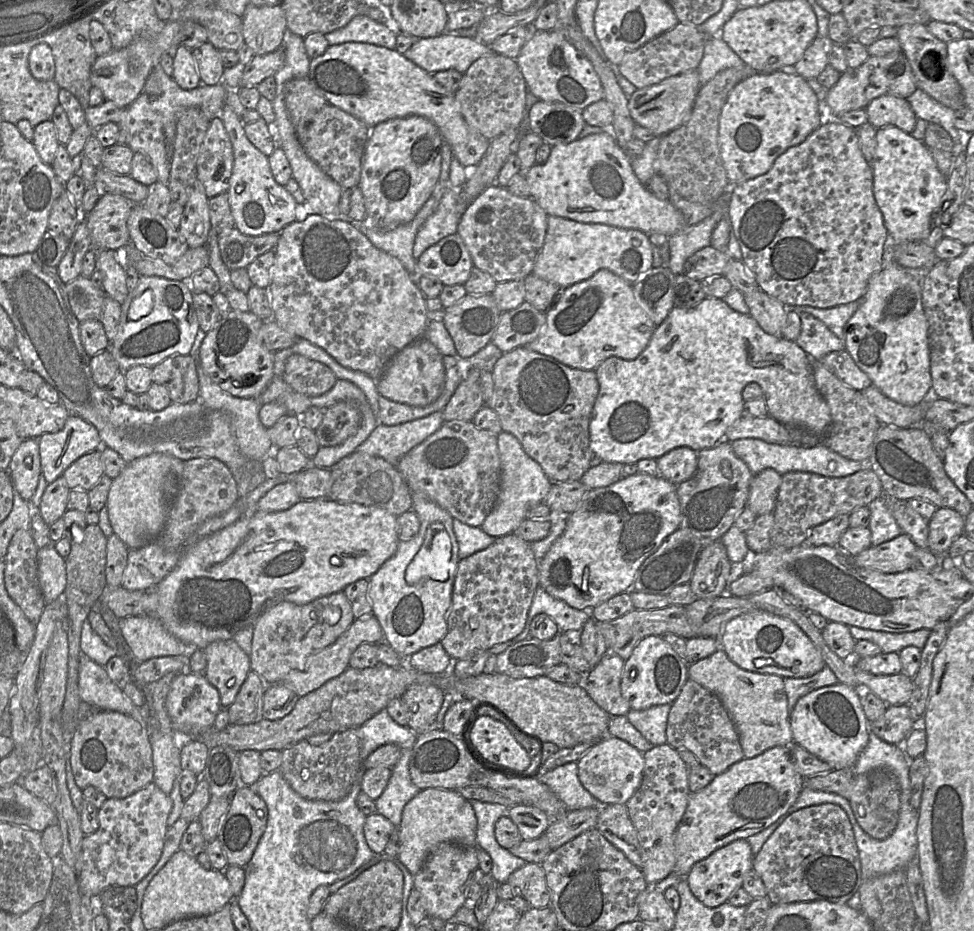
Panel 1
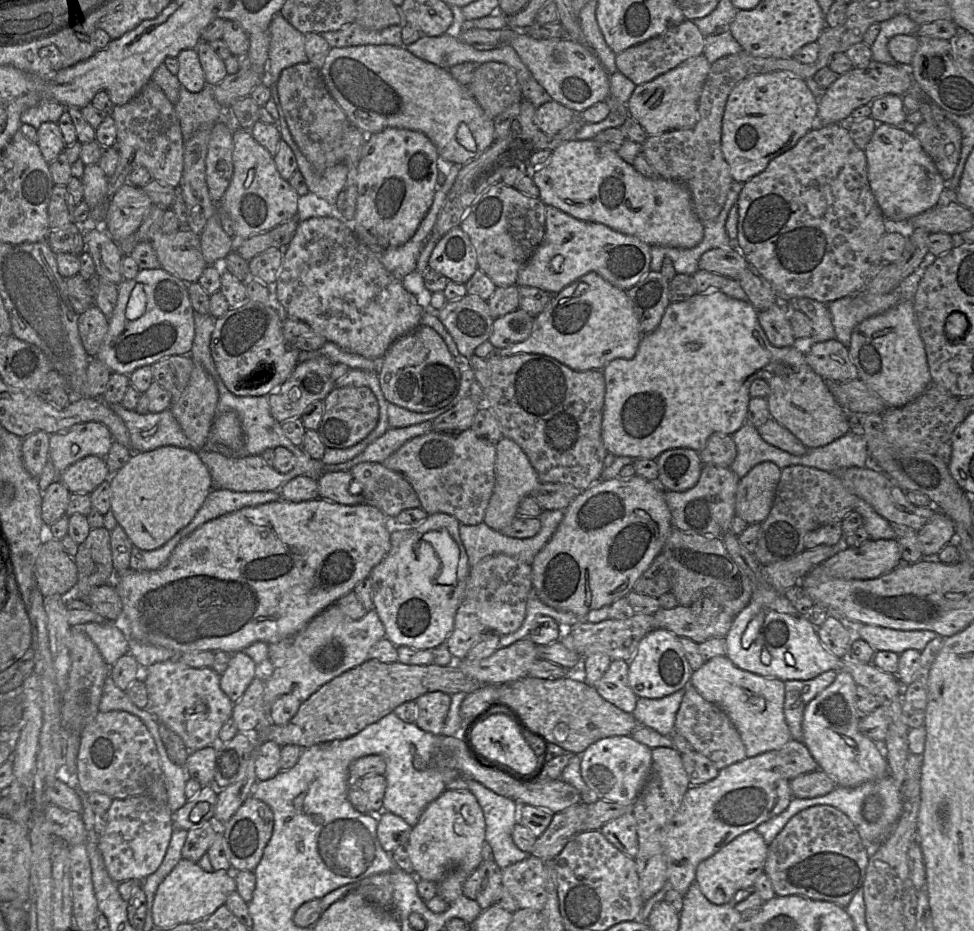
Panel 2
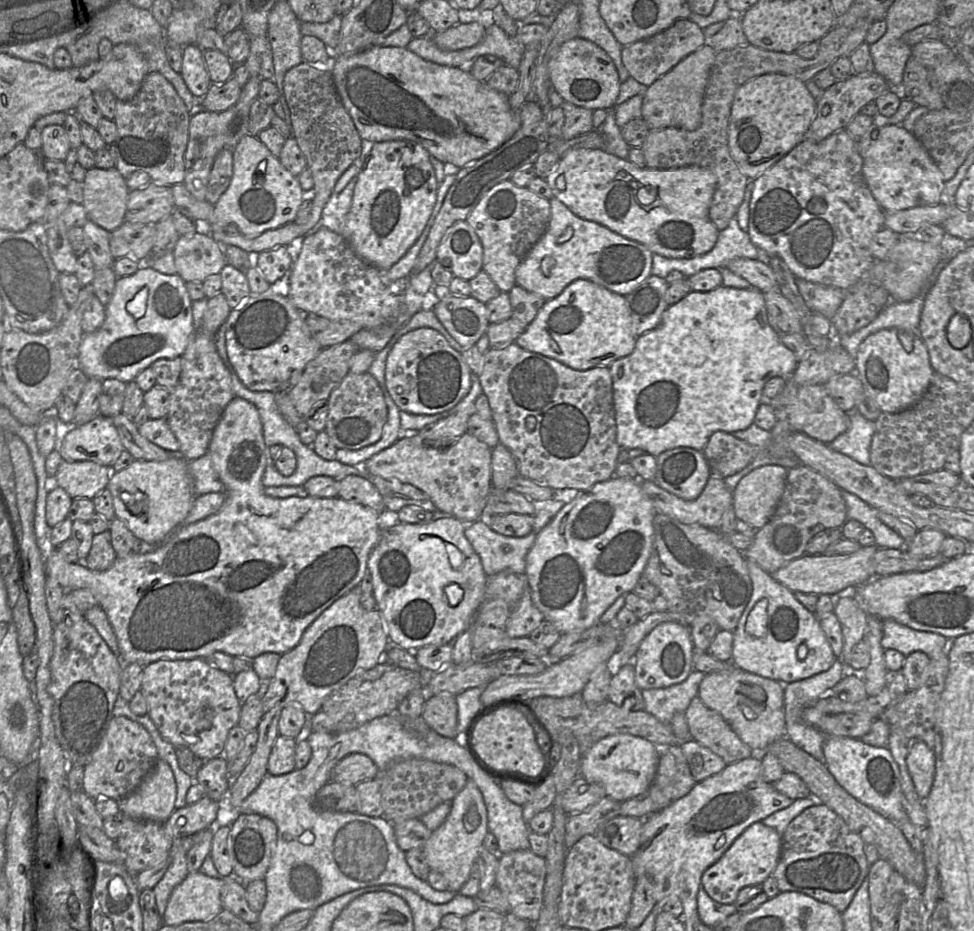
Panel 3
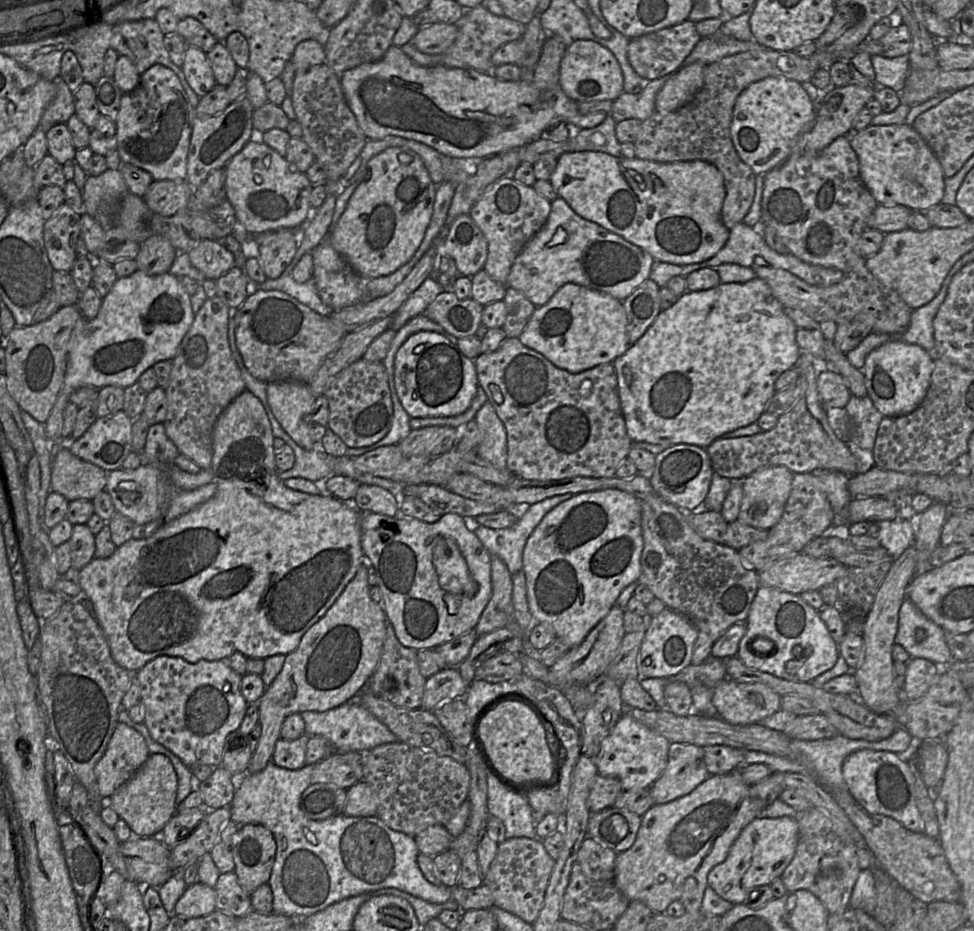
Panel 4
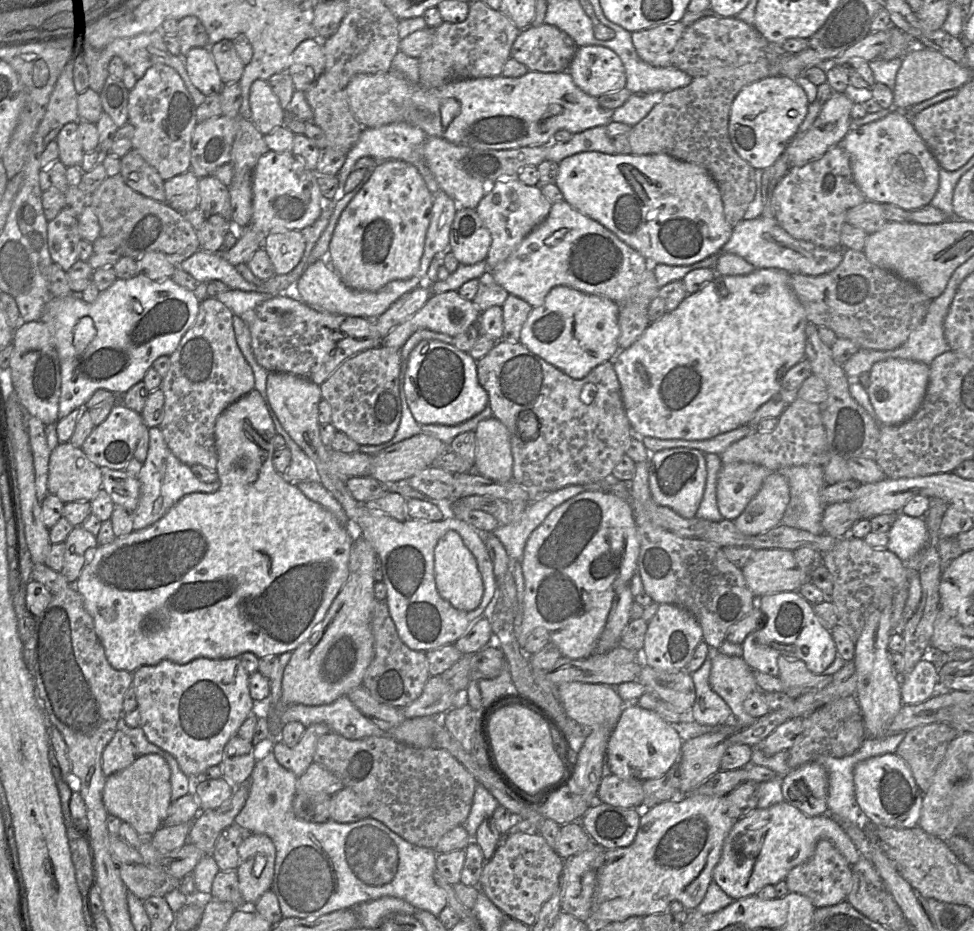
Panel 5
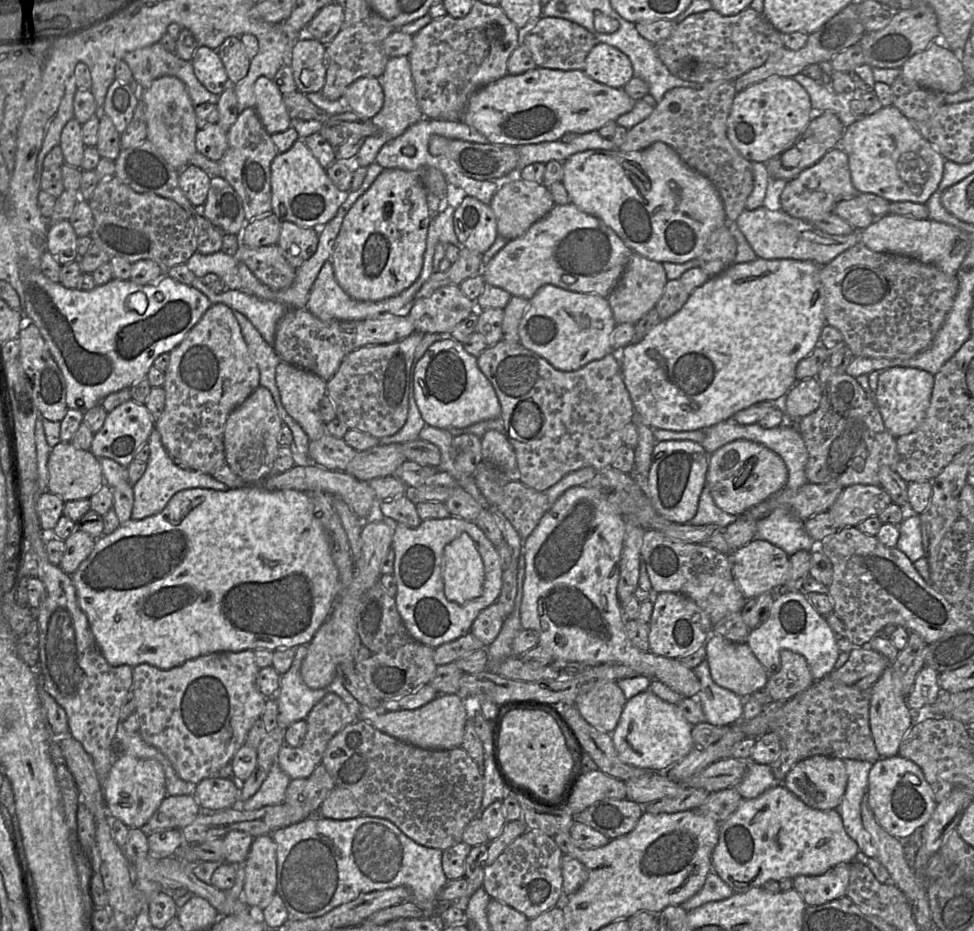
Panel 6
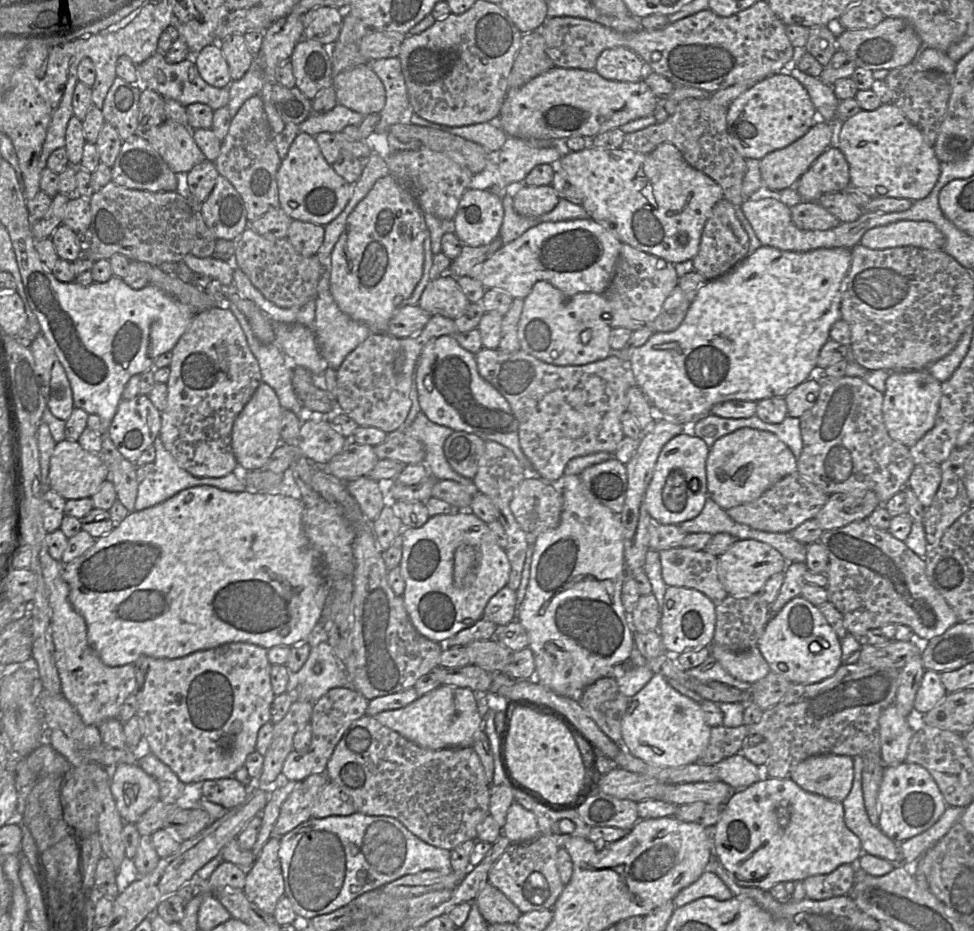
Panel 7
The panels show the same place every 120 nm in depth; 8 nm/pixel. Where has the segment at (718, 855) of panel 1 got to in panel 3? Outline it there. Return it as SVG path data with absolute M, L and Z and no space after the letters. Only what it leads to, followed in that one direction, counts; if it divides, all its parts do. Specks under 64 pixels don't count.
M762 822L746 828L718 861L708 867L702 877L701 886L710 898L721 904L734 904L743 888L761 885L772 875L781 855L782 836Z

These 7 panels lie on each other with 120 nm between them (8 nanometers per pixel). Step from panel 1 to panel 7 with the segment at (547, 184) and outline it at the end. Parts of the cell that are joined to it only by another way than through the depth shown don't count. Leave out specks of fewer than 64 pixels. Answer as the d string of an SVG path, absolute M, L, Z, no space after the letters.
M668 142L660 144L647 154L621 148L593 147L582 151L569 151L561 157L556 168L576 189L581 206L590 218L613 233L621 243L672 264L693 260L697 255L704 225L714 205L724 198L720 185L689 165L679 149Z

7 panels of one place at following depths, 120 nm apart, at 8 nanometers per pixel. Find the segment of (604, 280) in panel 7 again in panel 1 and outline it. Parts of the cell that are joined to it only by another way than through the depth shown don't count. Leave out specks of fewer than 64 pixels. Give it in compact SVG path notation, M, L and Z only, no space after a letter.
M548 215L543 247L535 262L536 276L565 289L592 277L600 269L608 269L630 284L634 284L653 267L653 245L649 236L637 229L625 229L600 223L582 223L568 218Z

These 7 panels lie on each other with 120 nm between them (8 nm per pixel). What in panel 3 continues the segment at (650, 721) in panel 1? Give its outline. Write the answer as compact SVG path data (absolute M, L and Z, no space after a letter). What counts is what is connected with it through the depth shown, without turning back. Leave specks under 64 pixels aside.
M693 670L681 683L666 688L641 690L644 710L660 722L670 724L676 713L686 710L691 700L698 696L698 688L705 673Z

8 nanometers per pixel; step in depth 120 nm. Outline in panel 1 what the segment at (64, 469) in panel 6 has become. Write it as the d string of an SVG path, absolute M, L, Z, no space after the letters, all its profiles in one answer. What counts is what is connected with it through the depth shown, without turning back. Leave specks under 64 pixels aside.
M100 449L88 452L74 461L63 473L70 490L89 491L105 474Z

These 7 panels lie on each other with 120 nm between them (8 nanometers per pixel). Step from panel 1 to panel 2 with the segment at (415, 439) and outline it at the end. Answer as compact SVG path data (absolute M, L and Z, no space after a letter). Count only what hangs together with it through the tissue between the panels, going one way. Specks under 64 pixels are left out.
M424 421L419 424L402 428L390 427L381 437L369 444L362 453L352 460L334 465L324 465L323 473L350 472L355 465L362 462L382 463L410 439L425 435L432 430L432 421Z

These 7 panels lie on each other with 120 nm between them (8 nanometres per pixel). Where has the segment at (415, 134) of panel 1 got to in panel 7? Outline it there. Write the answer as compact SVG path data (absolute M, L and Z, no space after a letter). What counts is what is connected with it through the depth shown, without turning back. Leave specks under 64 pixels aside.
M391 174L376 181L350 213L331 253L330 287L339 309L365 324L370 334L385 334L389 321L419 283L424 240L429 231L412 192Z

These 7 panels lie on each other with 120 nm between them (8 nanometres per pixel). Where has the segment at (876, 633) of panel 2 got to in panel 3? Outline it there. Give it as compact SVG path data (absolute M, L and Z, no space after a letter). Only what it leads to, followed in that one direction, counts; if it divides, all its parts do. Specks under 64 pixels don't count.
M892 619L883 620L881 646L895 649L904 656L912 652L924 652L929 658L943 652L947 638L934 632L914 630Z

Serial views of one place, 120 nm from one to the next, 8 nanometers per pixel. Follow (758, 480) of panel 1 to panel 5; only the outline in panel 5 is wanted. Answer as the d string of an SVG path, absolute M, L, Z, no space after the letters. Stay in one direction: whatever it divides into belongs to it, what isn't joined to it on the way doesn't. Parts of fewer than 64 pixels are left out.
M777 471L771 472L744 511L732 521L743 534L762 534L781 524L789 500L787 479Z

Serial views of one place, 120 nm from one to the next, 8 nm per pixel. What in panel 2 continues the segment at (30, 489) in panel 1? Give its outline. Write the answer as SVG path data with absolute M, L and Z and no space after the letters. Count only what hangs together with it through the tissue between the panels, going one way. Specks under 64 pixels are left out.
M38 431L23 438L23 464L27 472L34 478L39 479L49 461L50 435L44 431Z

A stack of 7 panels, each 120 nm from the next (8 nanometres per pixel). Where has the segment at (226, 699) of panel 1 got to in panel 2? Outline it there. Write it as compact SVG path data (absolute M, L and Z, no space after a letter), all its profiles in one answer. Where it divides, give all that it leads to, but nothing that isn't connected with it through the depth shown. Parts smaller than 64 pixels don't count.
M242 651L230 655L228 666L220 675L220 687L231 702L236 703L255 678L256 665Z

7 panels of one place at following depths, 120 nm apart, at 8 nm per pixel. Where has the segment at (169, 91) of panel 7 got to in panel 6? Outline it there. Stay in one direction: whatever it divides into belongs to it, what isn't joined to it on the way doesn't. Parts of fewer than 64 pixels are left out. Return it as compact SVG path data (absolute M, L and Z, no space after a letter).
M160 42L129 52L123 60L142 89L150 87L158 78L174 76L184 83L194 106L218 103L220 96L201 84L194 73L191 60L184 60L176 53L169 52Z

